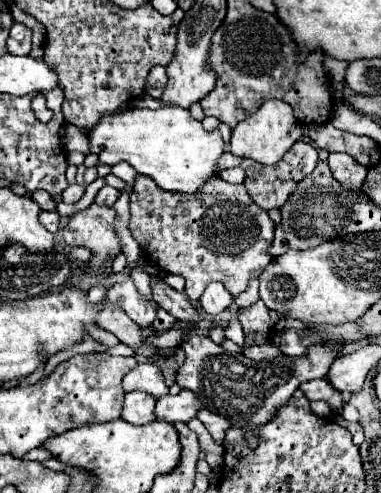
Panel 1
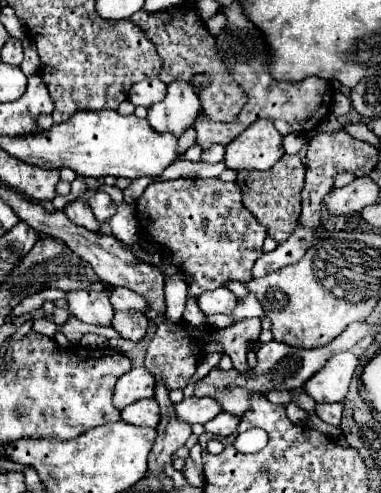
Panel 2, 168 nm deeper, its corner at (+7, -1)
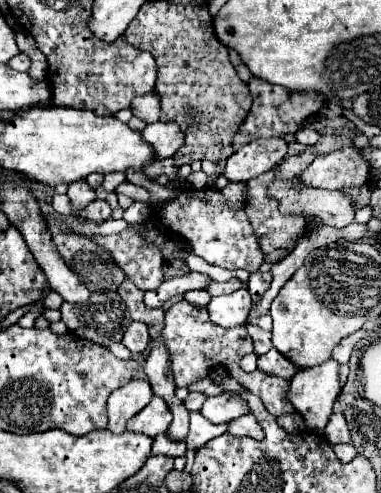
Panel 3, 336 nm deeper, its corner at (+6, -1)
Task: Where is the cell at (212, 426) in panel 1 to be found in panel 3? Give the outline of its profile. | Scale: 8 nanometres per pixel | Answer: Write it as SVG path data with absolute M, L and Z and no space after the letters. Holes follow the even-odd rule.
M242 415L242 417L234 419L234 421L230 421L228 423L228 433L230 435L238 435L238 437L248 435L248 437L254 437L258 441L264 439L264 433L258 427L258 421L254 419L254 415Z

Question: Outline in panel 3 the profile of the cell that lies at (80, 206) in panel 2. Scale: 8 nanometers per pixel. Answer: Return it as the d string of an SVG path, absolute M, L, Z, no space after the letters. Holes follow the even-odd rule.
M74 181L70 183L70 189L68 189L68 197L70 197L70 203L74 207L74 211L84 211L84 207L96 199L94 195L94 189L90 189L86 185L86 181Z

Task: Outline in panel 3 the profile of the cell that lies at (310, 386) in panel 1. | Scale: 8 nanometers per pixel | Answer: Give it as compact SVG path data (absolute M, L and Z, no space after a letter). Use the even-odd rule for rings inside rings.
M332 413L328 419L328 425L324 429L326 439L334 445L334 443L350 443L350 431L346 427L346 419L342 413Z

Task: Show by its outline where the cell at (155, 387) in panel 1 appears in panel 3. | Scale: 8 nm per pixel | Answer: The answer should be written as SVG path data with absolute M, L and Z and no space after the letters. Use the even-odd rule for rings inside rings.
M132 379L124 387L118 387L108 397L108 429L114 433L122 433L126 429L126 421L144 409L154 397L152 387L146 379Z

